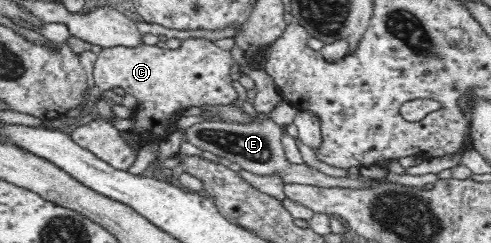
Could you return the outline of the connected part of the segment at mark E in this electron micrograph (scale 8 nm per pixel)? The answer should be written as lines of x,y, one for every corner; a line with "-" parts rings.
265,120
261,124
229,124
228,122
217,122
217,121
203,121
186,128
186,137
187,140
195,145
199,150
208,150
213,154
219,156
219,158
225,158
233,164
238,164
243,170
251,172
251,174
257,174
257,176
277,176
280,178
283,184
303,184
305,186
318,186
323,188
333,188
333,187
362,187
363,185
370,185
375,181
379,180
370,180
368,183
363,183
359,181
357,176
349,176
347,178
335,178
324,173
321,173
318,169
311,169
304,165
303,163
296,164
291,163
287,156
285,155
285,148
281,145
281,132
282,128
270,122
270,120

